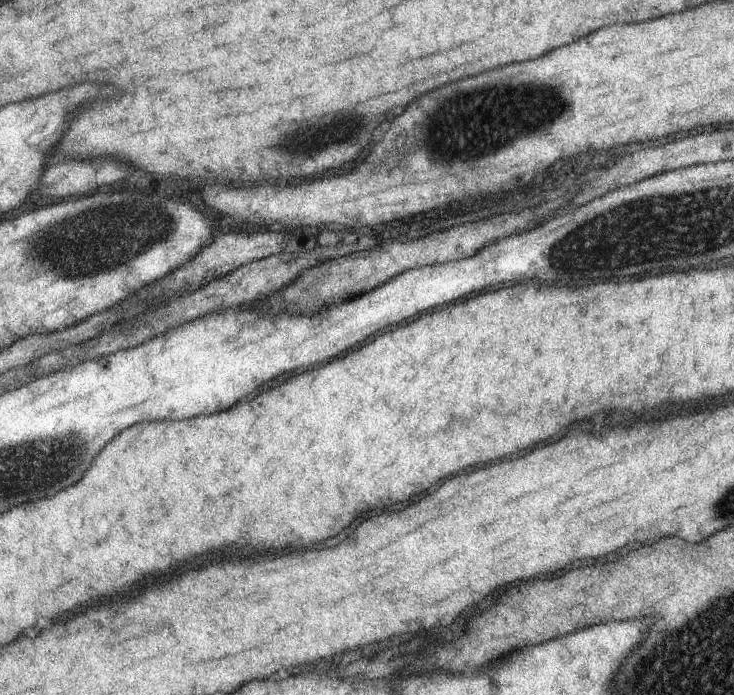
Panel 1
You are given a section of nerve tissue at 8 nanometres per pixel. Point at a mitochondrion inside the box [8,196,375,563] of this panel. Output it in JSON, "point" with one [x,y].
{"point":[66,249]}

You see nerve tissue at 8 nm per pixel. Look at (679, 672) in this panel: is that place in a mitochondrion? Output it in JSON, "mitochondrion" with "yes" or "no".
{"mitochondrion":"yes"}

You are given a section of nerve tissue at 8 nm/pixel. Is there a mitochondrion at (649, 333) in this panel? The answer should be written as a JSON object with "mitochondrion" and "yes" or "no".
{"mitochondrion":"no"}

